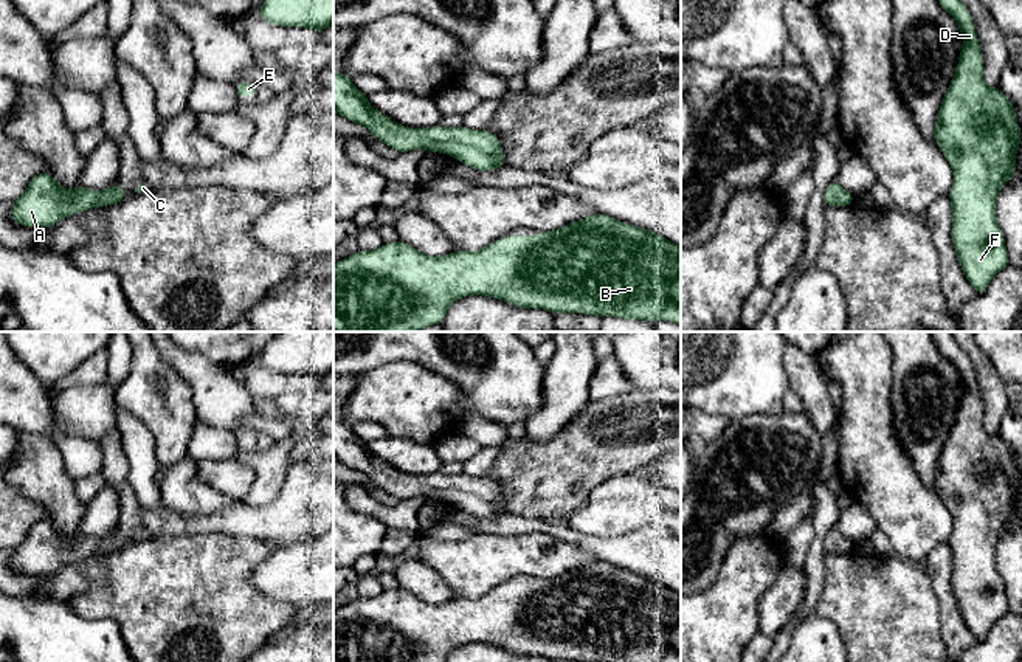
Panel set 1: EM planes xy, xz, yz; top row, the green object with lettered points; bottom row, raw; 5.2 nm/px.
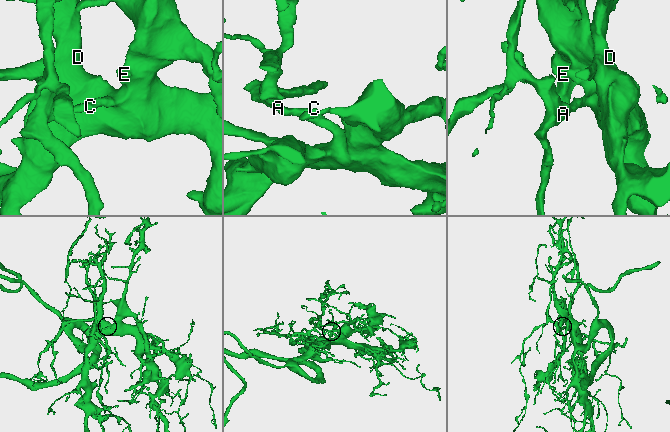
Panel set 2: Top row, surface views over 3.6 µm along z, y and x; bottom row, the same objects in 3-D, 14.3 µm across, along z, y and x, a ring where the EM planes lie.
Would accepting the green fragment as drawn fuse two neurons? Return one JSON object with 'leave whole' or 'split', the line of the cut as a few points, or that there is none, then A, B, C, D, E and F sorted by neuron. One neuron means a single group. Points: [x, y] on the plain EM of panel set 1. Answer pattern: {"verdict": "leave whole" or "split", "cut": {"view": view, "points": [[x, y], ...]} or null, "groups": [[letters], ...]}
{"verdict": "leave whole", "cut": null, "groups": [["A", "B", "C", "D", "E", "F"]]}

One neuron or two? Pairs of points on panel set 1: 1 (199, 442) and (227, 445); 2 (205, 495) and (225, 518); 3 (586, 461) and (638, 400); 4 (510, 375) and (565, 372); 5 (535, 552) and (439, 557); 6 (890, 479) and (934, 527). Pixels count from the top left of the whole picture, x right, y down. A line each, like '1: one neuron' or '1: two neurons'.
1: one neuron
2: two neurons
3: one neuron
4: two neurons
5: one neuron
6: one neuron

